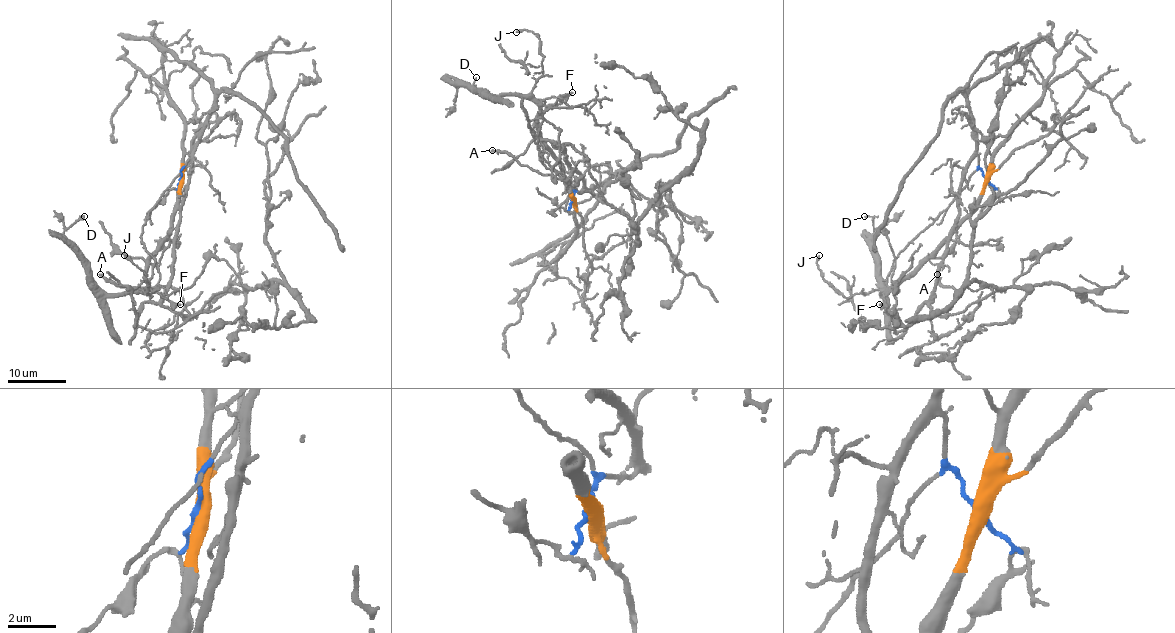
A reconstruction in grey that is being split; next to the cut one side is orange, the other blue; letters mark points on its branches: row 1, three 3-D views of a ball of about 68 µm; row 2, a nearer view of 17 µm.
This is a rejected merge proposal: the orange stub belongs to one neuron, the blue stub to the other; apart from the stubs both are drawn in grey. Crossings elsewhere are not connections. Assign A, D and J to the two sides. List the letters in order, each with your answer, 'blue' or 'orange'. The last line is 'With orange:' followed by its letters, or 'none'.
A: blue
D: orange
J: orange
With orange: D, J

